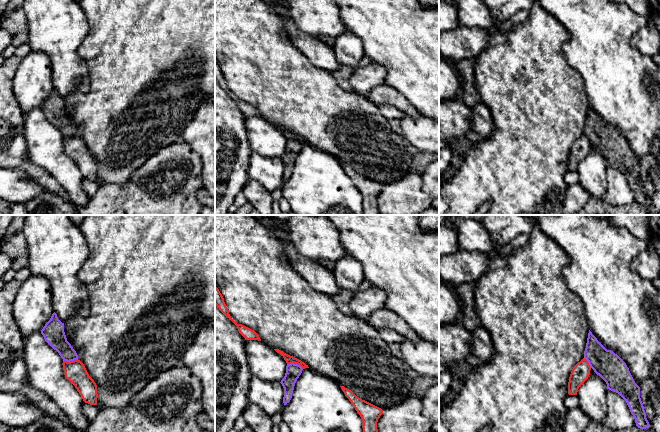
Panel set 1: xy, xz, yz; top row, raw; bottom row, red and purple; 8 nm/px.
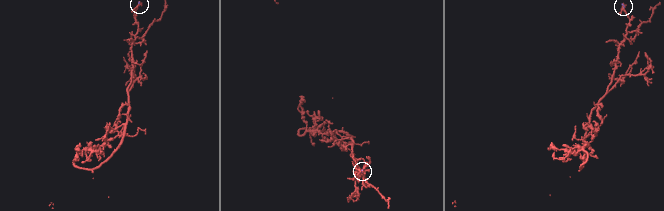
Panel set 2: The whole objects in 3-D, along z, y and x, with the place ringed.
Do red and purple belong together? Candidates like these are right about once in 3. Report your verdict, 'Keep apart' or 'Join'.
Keep apart

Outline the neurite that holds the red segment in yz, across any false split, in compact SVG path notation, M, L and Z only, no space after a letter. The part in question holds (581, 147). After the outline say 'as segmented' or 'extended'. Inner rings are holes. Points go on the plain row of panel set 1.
M584 134L573 143L568 158L569 171L577 171L579 163L588 155L590 146L591 143Z; as segmented

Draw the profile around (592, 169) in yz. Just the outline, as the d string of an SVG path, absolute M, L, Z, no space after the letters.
M591 144L588 155L579 163L579 183L589 197L602 200L606 192L606 158Z

